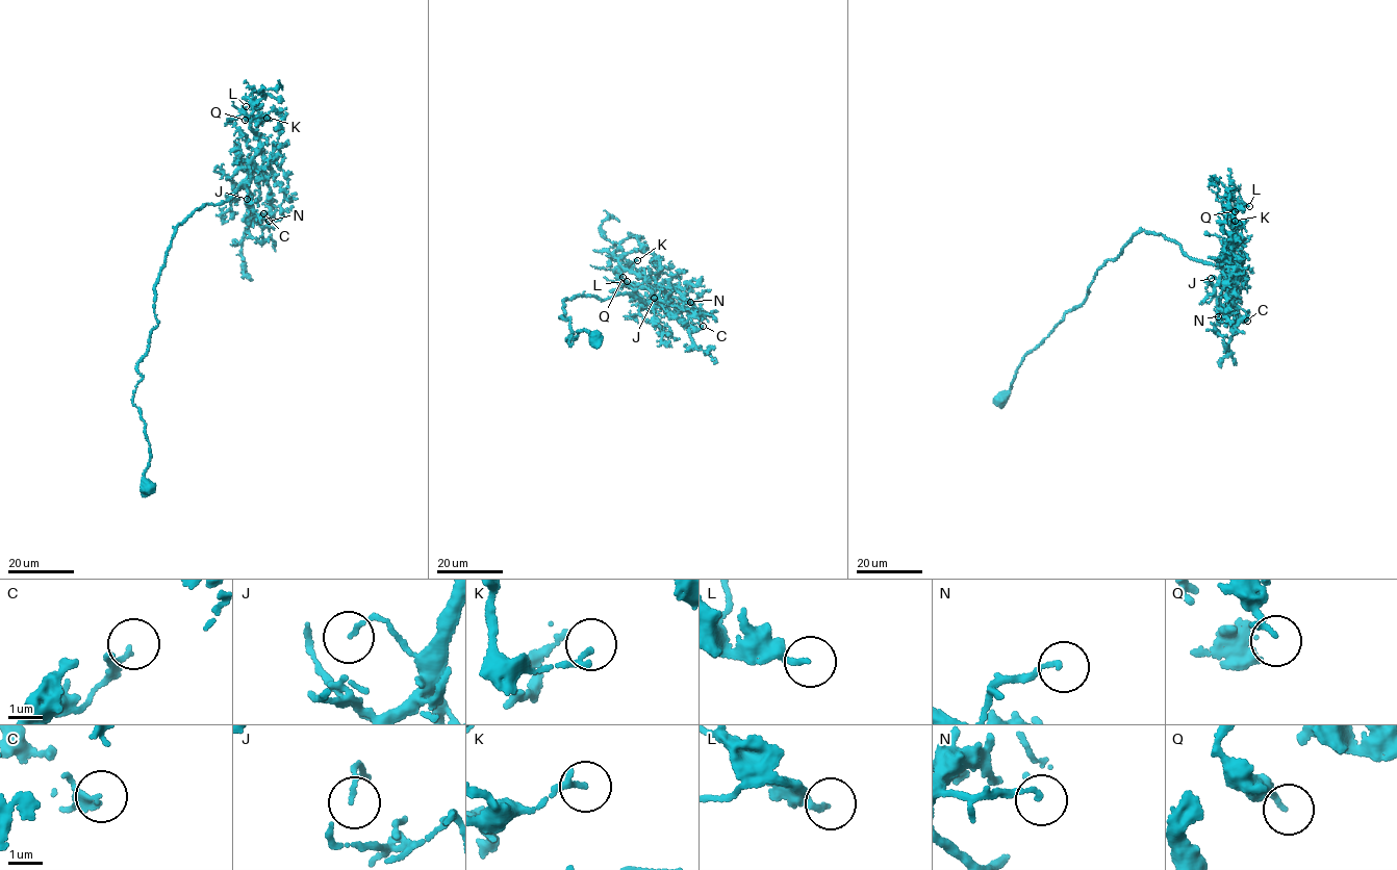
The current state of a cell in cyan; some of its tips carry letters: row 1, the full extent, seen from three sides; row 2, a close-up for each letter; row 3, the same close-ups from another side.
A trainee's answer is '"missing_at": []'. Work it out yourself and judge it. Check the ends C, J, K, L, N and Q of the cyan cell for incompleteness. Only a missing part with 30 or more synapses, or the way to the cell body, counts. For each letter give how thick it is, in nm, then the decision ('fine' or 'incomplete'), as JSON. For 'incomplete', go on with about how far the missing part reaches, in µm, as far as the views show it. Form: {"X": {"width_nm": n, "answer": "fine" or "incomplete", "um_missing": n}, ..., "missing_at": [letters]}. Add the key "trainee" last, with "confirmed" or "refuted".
{"C": {"width_nm": 120, "answer": "fine"}, "J": {"width_nm": 110, "answer": "fine"}, "K": {"width_nm": 160, "answer": "fine"}, "L": {"width_nm": 140, "answer": "fine"}, "N": {"width_nm": 130, "answer": "fine"}, "Q": {"width_nm": 170, "answer": "fine"}, "missing_at": [], "trainee": "confirmed"}

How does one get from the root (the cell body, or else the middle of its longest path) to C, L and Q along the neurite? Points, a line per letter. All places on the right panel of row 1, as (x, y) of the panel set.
C: (1002, 397), (1025, 354), (1084, 302), (1096, 270), (1143, 230), (1212, 264), (1222, 266), (1226, 251), (1247, 321)
L: (1002, 397), (1132, 236), (1161, 235), (1222, 266), (1225, 211), (1249, 206)
Q: (1002, 397), (1132, 236), (1161, 235), (1222, 266), (1235, 211)

